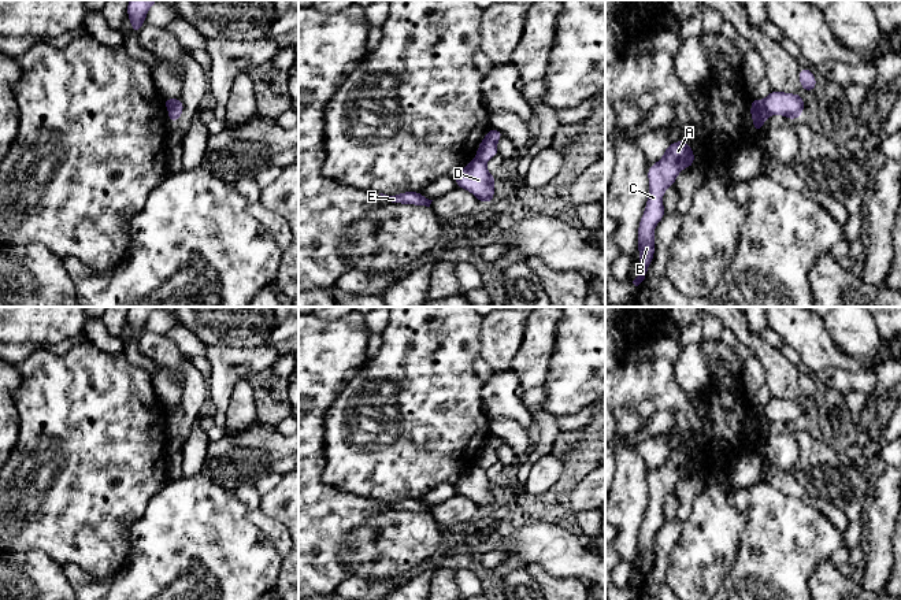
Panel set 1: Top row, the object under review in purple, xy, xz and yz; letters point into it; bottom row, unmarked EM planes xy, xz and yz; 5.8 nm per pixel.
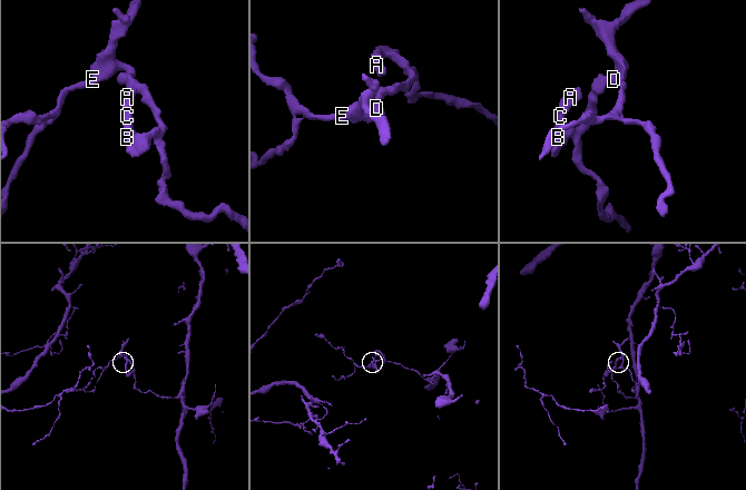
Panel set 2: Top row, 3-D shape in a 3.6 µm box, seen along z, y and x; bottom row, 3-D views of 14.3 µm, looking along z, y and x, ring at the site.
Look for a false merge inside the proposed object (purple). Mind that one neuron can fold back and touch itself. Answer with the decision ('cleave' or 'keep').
cleave

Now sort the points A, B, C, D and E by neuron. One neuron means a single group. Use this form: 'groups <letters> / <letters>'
groups A B C / D E

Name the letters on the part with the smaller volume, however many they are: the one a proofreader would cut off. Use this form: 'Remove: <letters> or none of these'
Remove: D, E

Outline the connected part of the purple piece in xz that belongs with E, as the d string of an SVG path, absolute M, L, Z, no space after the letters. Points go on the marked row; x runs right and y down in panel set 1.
M403 192L398 195L388 196L379 193L382 197L386 197L392 203L398 204L414 204L414 205L426 205L430 207L433 200L426 199L420 192Z

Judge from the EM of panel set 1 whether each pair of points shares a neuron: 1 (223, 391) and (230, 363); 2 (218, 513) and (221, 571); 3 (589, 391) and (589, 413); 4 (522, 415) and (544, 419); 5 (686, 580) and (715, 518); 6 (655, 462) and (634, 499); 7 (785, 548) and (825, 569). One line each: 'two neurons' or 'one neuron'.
1: one neuron
2: one neuron
3: two neurons
4: two neurons
5: one neuron
6: two neurons
7: two neurons

